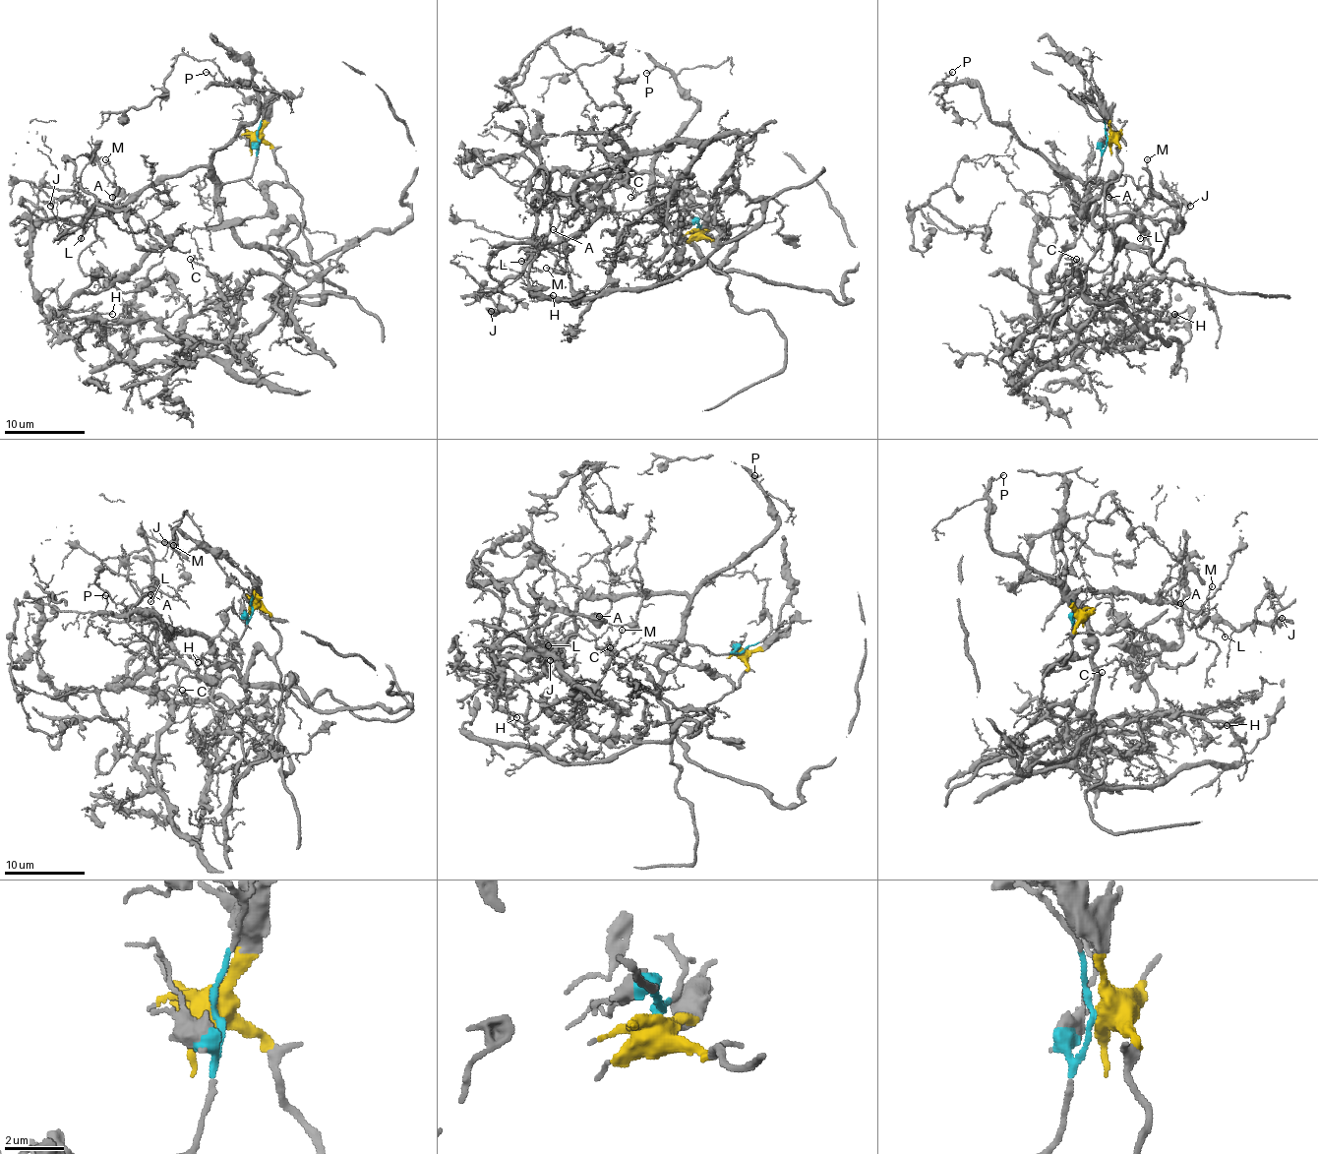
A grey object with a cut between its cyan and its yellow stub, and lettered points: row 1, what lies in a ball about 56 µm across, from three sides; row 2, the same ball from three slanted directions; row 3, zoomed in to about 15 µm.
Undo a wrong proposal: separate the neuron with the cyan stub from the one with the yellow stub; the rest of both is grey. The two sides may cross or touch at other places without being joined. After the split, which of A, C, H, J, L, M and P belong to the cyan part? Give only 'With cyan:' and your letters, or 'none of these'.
With cyan: A, J, L, M, P

